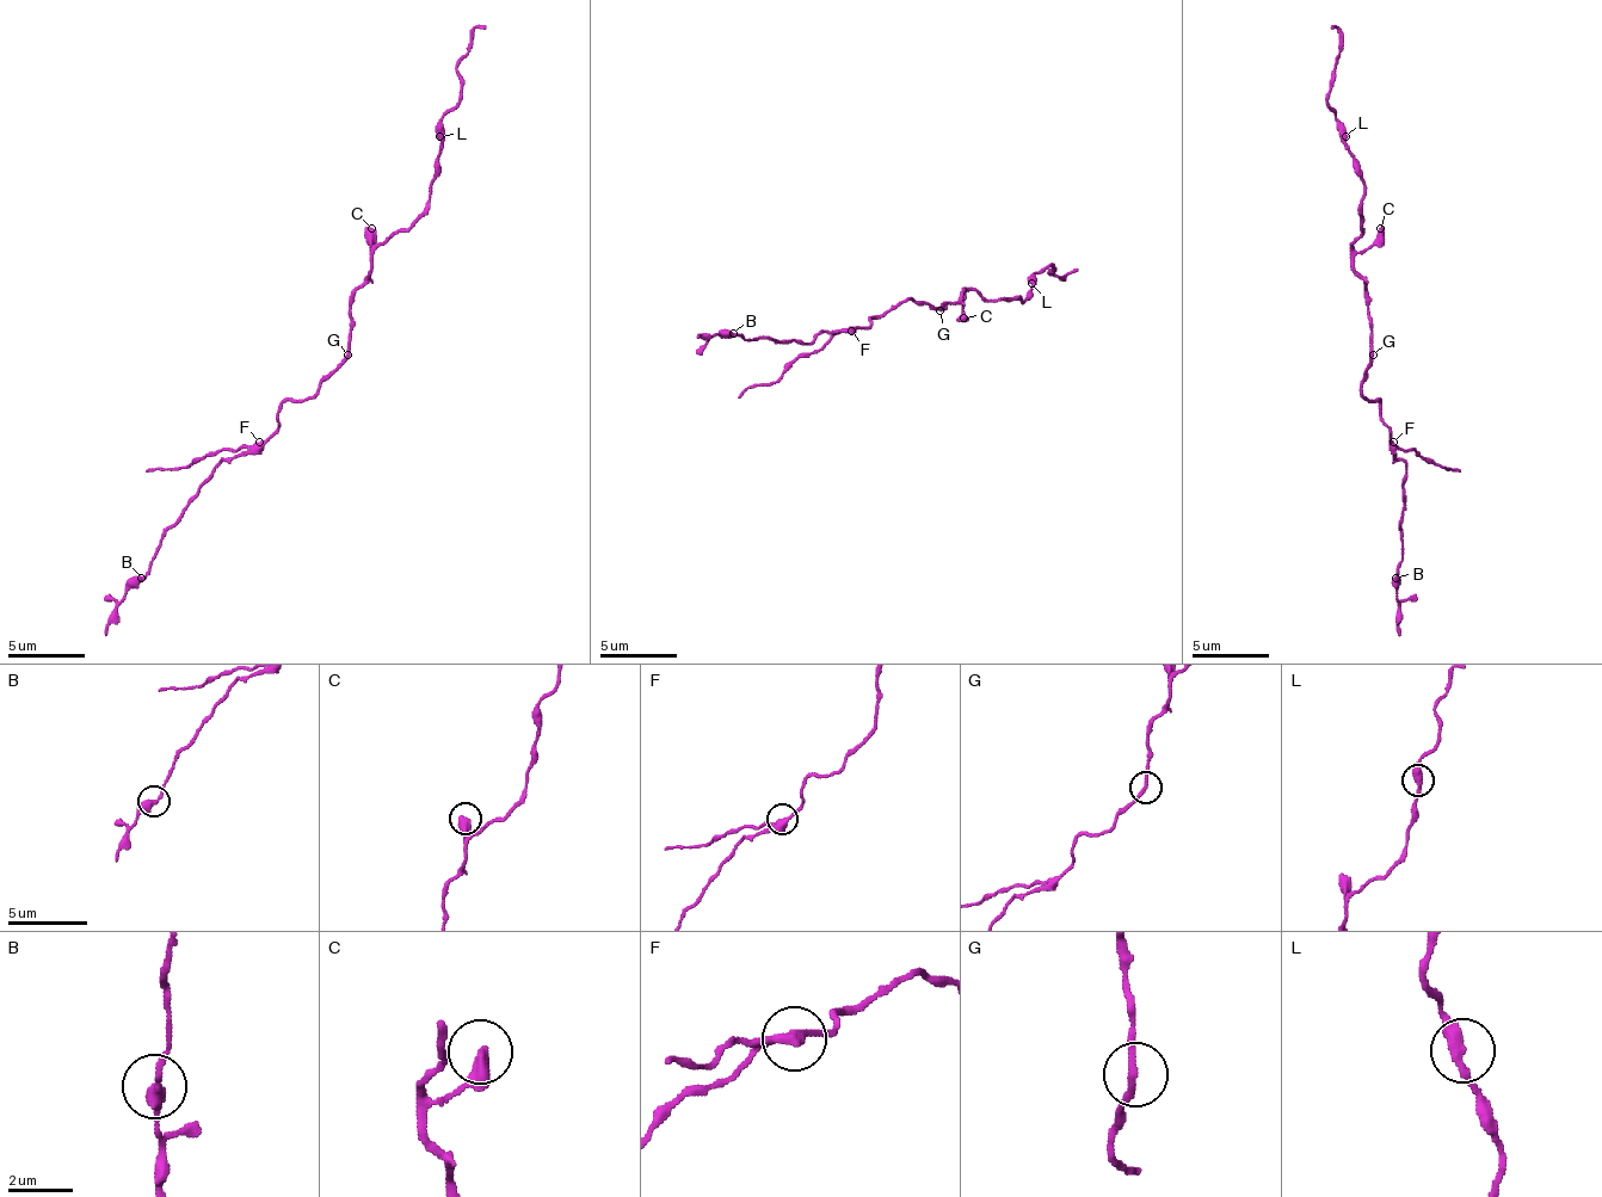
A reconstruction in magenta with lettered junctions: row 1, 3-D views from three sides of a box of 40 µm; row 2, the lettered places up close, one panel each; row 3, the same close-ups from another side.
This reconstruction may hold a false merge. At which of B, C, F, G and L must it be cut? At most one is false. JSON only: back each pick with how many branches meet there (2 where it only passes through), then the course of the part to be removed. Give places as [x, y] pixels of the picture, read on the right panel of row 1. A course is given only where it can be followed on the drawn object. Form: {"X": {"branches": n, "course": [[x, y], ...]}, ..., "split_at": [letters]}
{"F": {"branches": 2, "course": [[1392, 443], [1418, 451], [1449, 470], [1460, 470]]}, "split_at": ["F"]}

